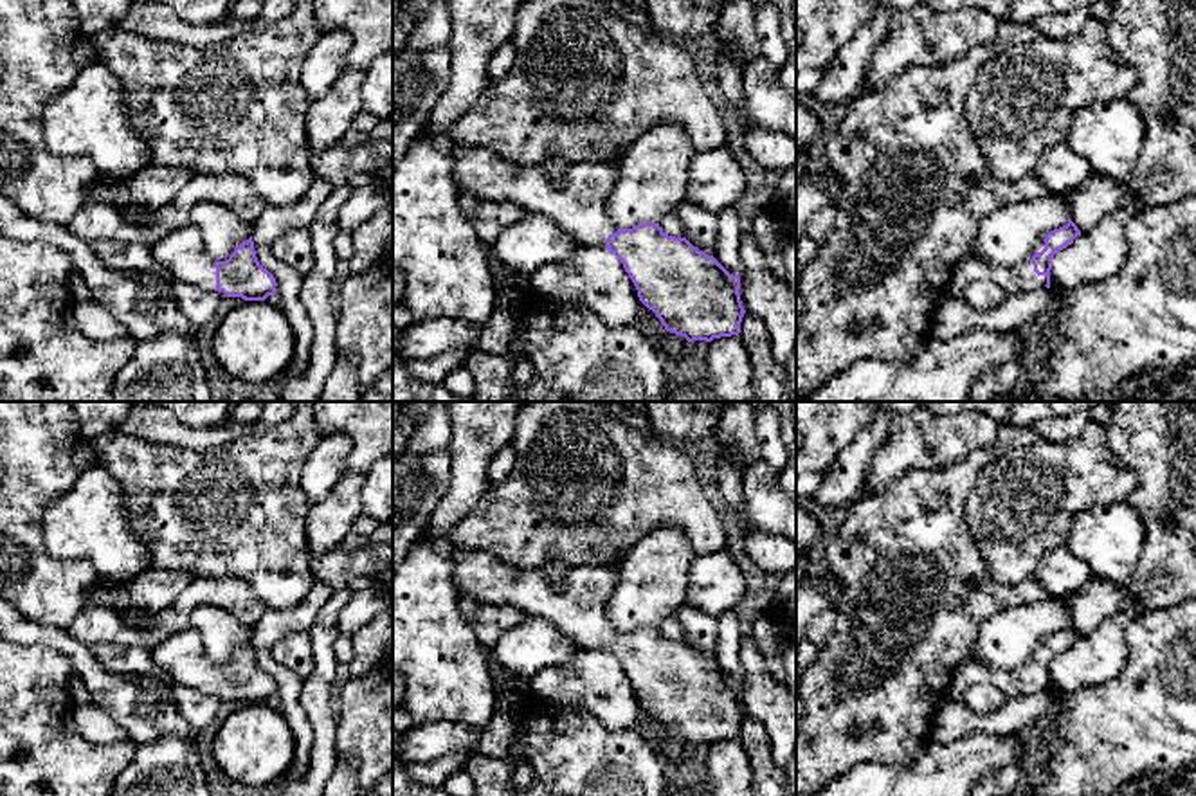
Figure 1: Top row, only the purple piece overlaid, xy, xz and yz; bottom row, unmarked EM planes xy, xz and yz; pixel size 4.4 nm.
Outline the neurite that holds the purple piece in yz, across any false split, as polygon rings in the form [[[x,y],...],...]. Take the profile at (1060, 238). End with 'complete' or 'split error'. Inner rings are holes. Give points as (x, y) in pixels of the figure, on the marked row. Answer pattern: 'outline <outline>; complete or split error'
outline [[[1070,220],[1054,229],[1036,247],[1036,250],[1014,267],[994,267],[978,256],[964,256],[953,268],[947,294],[960,297],[973,283],[996,283],[1005,294],[1021,294],[1036,288],[1050,288],[1052,258],[1081,236],[1077,225]]]; split error

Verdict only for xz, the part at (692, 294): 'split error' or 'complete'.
split error

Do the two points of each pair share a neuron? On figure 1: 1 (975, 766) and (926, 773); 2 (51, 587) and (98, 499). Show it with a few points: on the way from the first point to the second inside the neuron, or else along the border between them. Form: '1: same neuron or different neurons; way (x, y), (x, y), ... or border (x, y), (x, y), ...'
1: same neuron; way (962, 766), (939, 773)
2: different neurons; border (40, 526), (53, 557), (85, 560), (99, 577)

